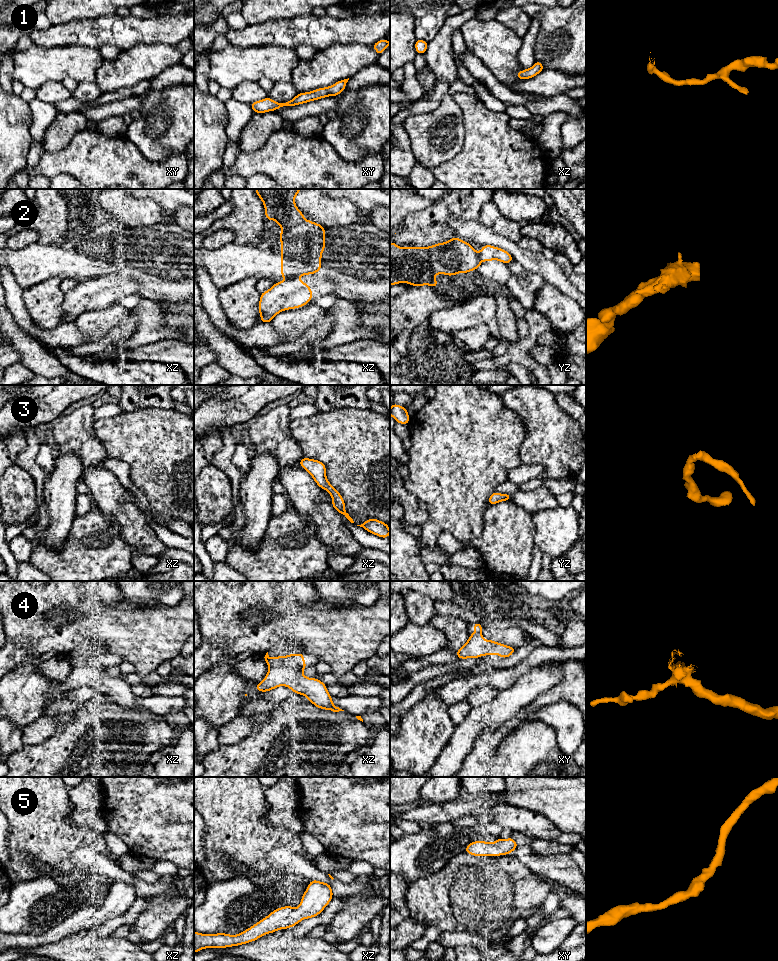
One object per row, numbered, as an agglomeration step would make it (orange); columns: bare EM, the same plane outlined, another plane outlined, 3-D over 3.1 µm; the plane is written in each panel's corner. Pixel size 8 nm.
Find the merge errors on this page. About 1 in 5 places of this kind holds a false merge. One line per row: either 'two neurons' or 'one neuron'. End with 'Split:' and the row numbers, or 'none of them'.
1: one neuron
2: two neurons
3: one neuron
4: one neuron
5: one neuron
Split: 2

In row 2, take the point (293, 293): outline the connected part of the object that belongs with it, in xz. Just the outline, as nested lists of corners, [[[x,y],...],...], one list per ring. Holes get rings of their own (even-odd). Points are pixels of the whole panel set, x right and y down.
[[[297,277],[275,283],[260,294],[258,304],[260,323],[272,322],[280,312],[300,308],[313,298],[311,288]]]

